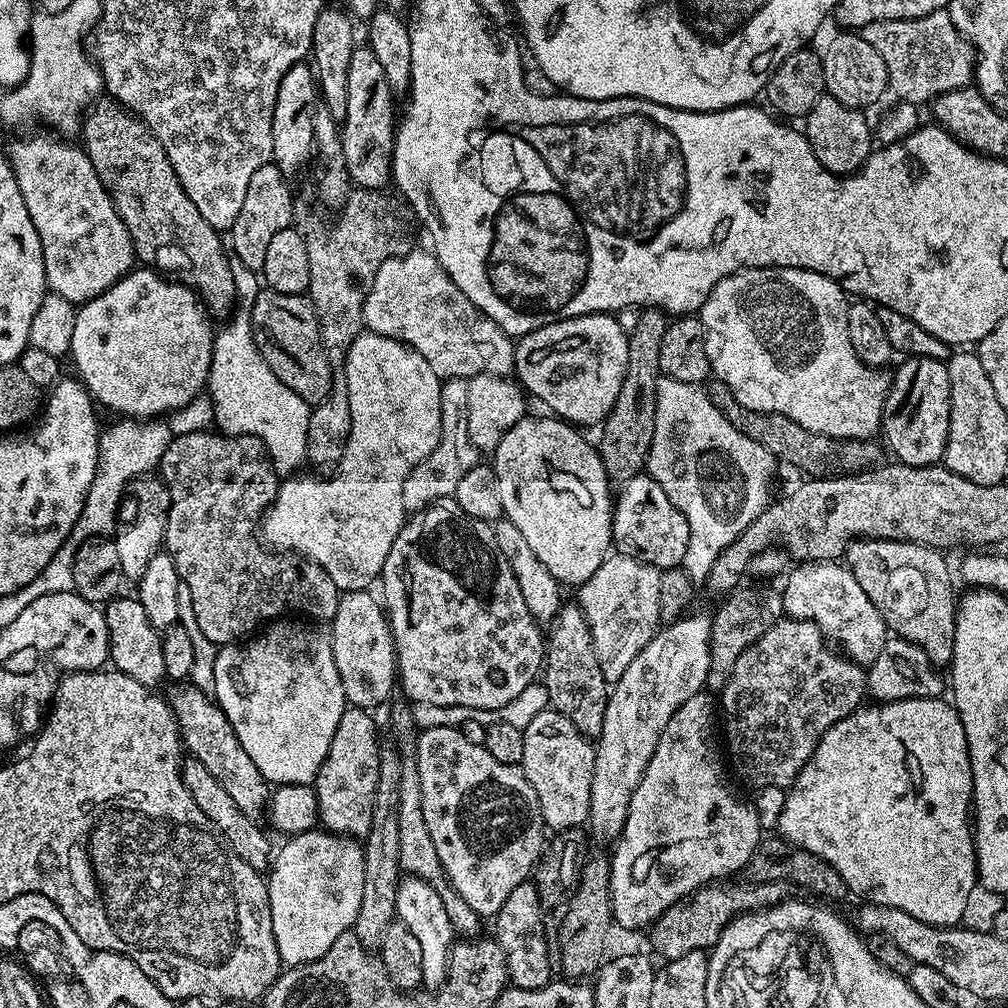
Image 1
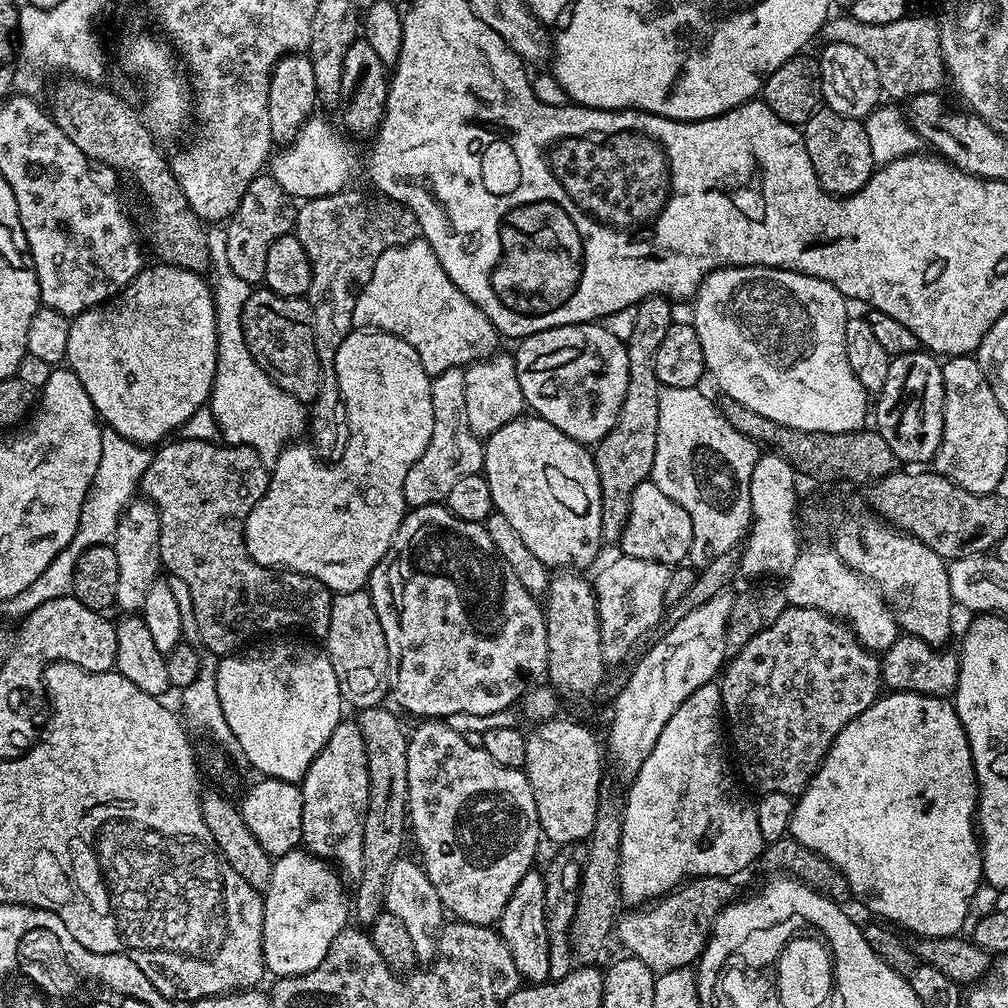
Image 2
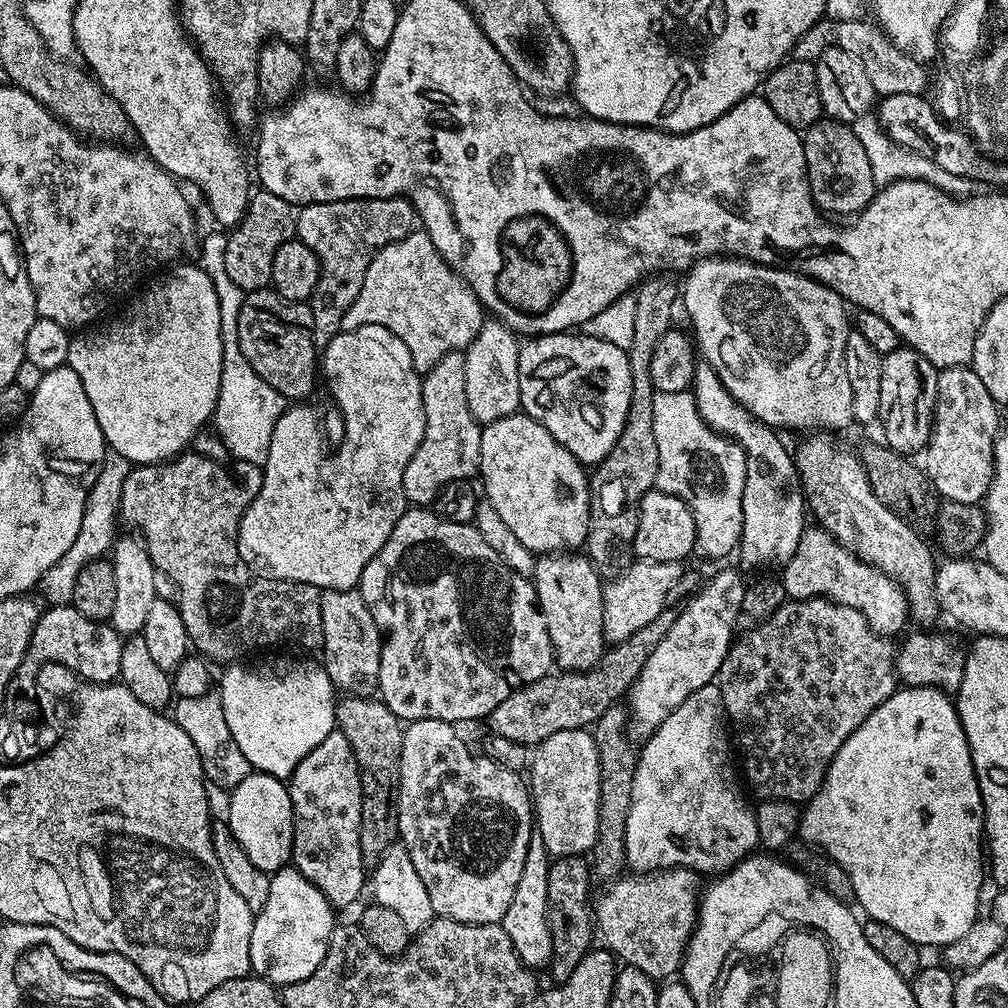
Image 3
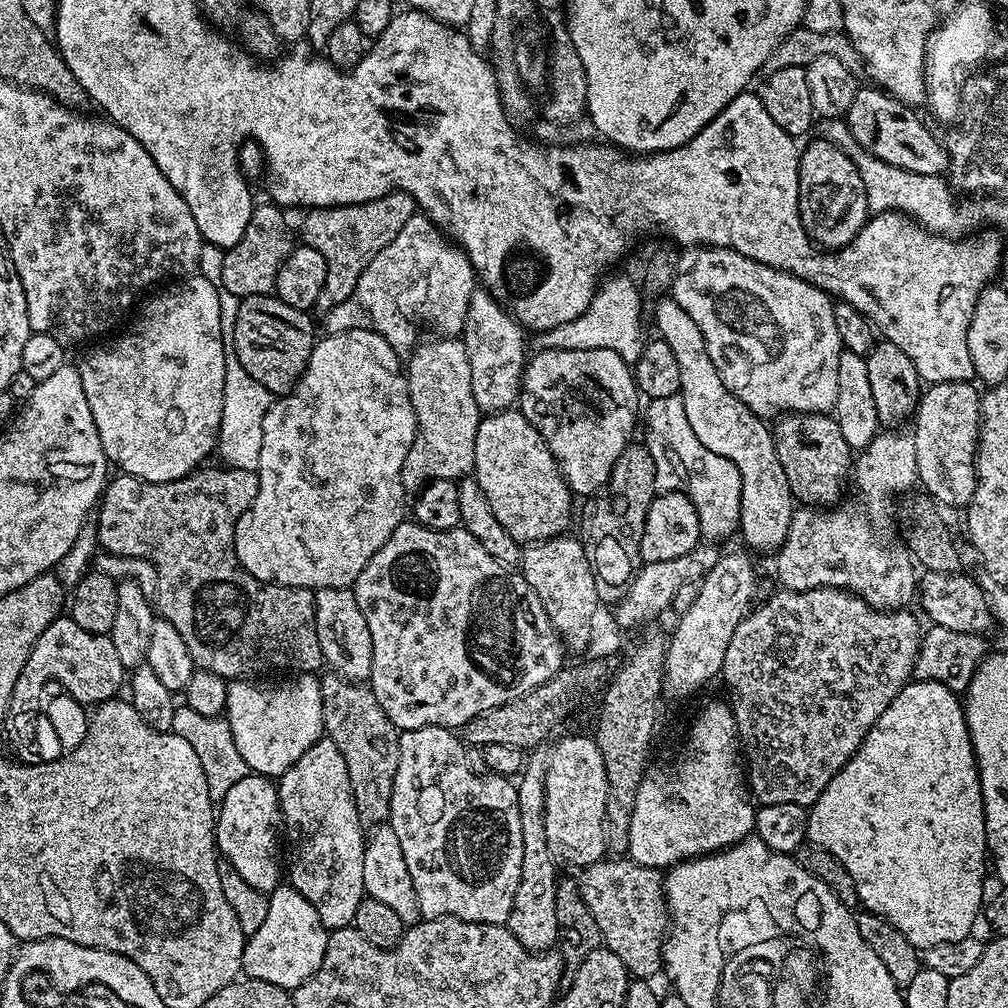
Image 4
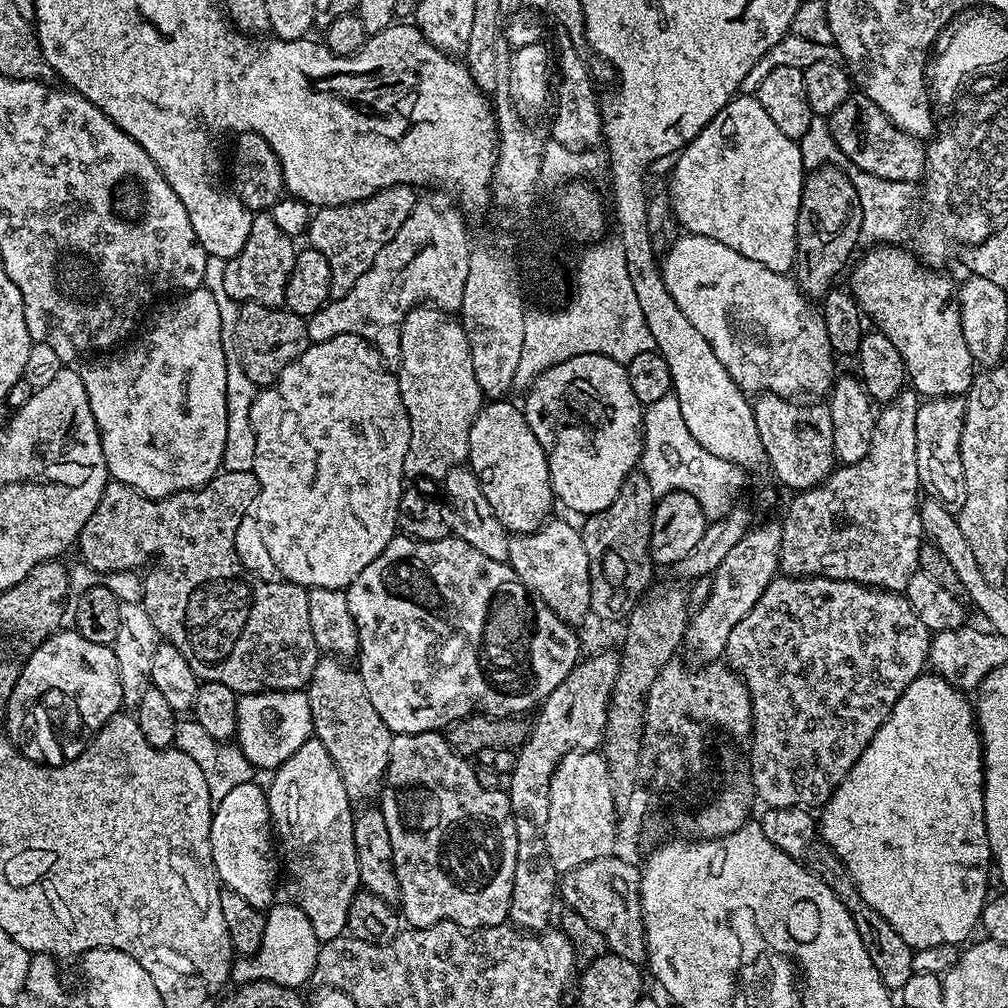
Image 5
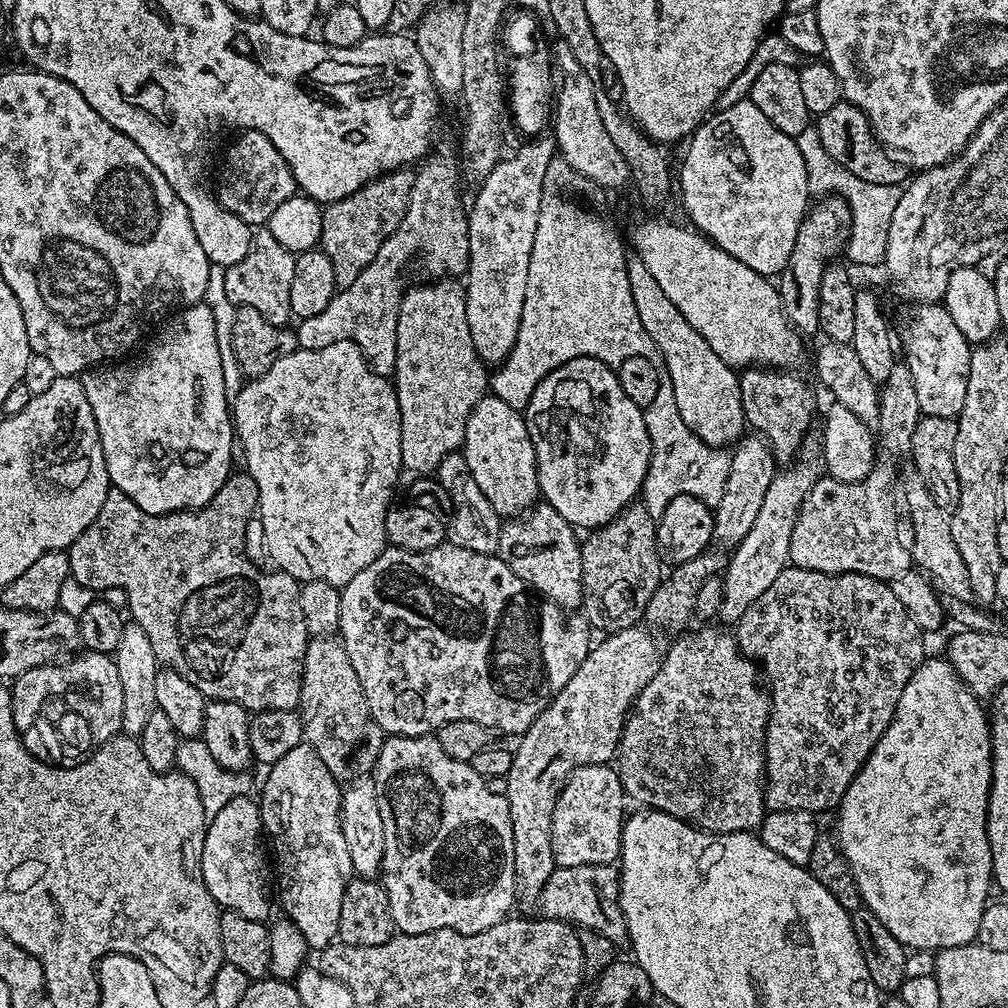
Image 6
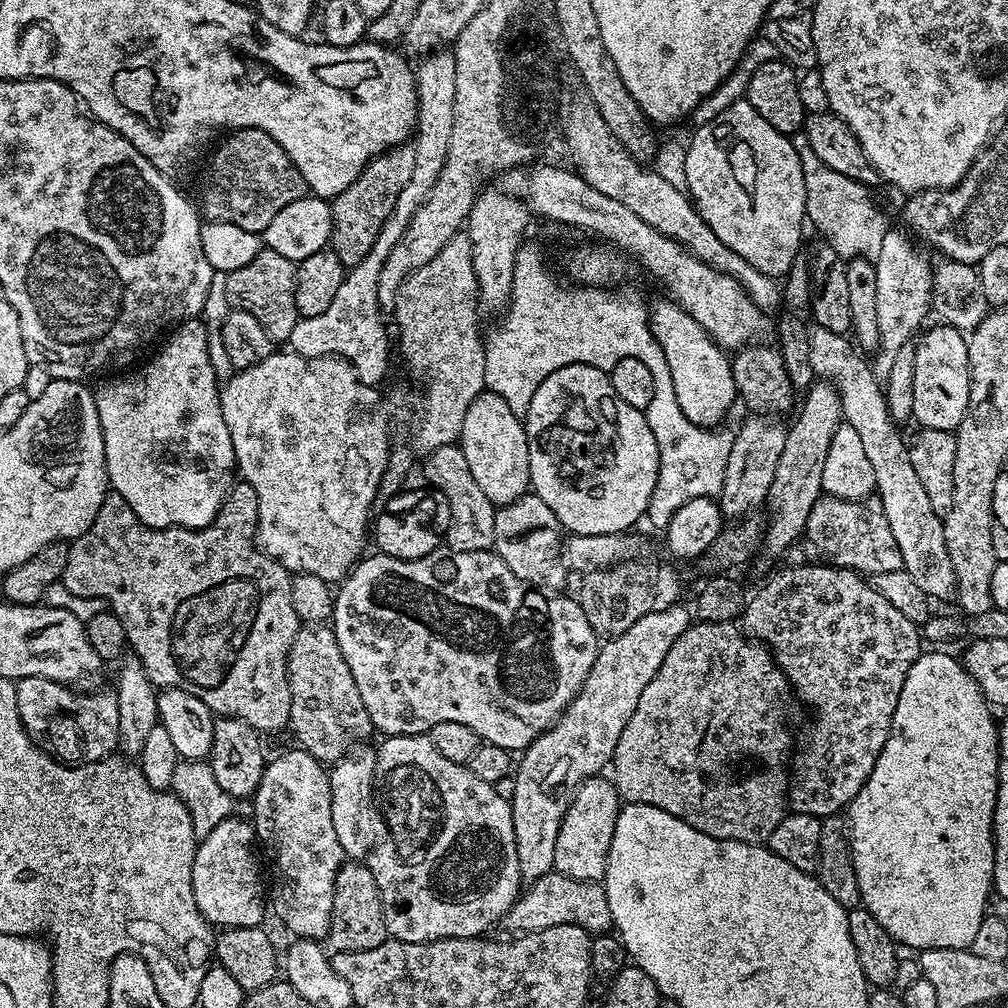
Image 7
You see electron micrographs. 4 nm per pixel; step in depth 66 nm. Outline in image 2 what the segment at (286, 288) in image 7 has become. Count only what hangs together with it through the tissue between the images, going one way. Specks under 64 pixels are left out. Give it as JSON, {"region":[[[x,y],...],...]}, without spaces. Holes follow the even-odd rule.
{"region":[[[270,174],[255,176],[248,184],[246,194],[242,194],[242,202],[238,202],[238,210],[226,224],[226,255],[230,257],[234,274],[238,274],[238,278],[245,280],[249,286],[259,285],[263,281],[270,246],[295,229],[296,209],[293,197],[288,196]]]}

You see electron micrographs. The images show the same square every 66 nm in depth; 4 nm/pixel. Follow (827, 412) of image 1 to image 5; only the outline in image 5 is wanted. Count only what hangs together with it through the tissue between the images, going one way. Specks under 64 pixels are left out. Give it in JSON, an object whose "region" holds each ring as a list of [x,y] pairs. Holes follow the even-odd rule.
{"region":[[[677,235],[667,245],[665,252],[668,253],[662,256],[662,271],[670,298],[678,302],[678,310],[686,314],[698,334],[710,342],[710,350],[714,350],[718,362],[726,366],[726,374],[730,374],[730,378],[744,393],[772,392],[776,396],[789,398],[820,398],[831,389],[837,375],[837,361],[830,346],[830,338],[826,336],[826,322],[819,307],[800,291],[794,279],[783,272],[770,270],[762,266],[762,262],[754,262],[738,254],[738,250],[730,250],[730,246],[722,246],[722,242],[705,236]]]}

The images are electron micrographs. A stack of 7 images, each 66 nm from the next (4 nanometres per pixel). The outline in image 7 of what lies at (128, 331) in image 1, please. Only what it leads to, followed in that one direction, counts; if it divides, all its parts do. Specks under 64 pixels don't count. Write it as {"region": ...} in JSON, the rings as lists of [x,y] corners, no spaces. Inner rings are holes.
{"region":[[[196,318],[185,320],[172,334],[173,336],[161,346],[160,353],[153,360],[146,361],[137,372],[128,372],[125,376],[112,376],[105,384],[95,385],[98,422],[104,435],[104,465],[108,471],[111,491],[126,498],[130,510],[134,510],[134,514],[138,514],[138,518],[146,526],[151,528],[205,528],[218,514],[218,510],[228,497],[228,489],[234,483],[232,472],[234,476],[237,471],[236,455],[234,446],[230,442],[230,430],[226,430],[226,418],[222,418],[221,385],[218,383],[216,371],[208,357],[208,333],[205,325]]]}

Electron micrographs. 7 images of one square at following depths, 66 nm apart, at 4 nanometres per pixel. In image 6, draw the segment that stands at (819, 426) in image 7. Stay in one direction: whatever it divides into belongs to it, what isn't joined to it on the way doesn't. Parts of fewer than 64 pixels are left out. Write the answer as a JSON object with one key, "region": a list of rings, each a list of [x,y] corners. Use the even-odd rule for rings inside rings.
{"region":[[[809,439],[801,445],[799,456],[791,464],[781,467],[776,477],[770,482],[770,490],[766,490],[766,498],[758,509],[758,518],[754,518],[754,526],[750,526],[750,534],[742,538],[740,544],[731,549],[728,567],[722,573],[724,593],[718,613],[725,625],[735,625],[737,620],[750,610],[754,598],[766,594],[774,578],[789,567],[790,534],[794,534],[794,522],[798,522],[798,514],[806,494],[816,485],[822,476],[822,444],[819,439]]]}

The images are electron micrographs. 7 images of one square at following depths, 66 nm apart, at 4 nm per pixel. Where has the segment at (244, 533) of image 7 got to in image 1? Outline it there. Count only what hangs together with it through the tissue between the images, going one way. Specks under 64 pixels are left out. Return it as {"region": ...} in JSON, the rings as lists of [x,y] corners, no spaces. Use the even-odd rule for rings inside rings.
{"region":[[[211,431],[184,432],[181,436],[180,433],[173,435],[172,440],[166,446],[166,454],[162,454],[158,465],[159,475],[163,479],[164,487],[168,489],[168,529],[164,531],[163,547],[170,554],[170,558],[174,558],[174,566],[180,575],[180,582],[190,586],[194,604],[194,617],[198,620],[199,629],[206,634],[210,642],[217,646],[223,646],[237,643],[238,638],[251,637],[261,626],[281,618],[307,618],[312,622],[320,622],[316,620],[332,621],[338,611],[342,593],[338,586],[334,586],[330,574],[326,574],[326,570],[322,570],[322,566],[313,564],[303,558],[296,559],[291,555],[281,554],[279,551],[269,550],[258,535],[260,522],[264,519],[264,513],[268,511],[273,498],[276,497],[281,482],[276,465],[268,457],[266,446],[256,436],[226,436],[219,431]]]}

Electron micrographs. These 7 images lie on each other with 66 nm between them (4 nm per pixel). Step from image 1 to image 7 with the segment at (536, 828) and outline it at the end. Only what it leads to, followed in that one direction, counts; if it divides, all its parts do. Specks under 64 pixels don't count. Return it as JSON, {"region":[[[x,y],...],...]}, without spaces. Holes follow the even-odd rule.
{"region":[[[427,735],[423,736],[389,736],[381,739],[376,748],[376,779],[374,796],[378,801],[381,816],[384,817],[386,835],[372,849],[366,863],[372,869],[374,882],[382,902],[382,914],[386,918],[386,930],[393,940],[402,942],[426,942],[427,940],[445,940],[446,938],[466,938],[467,936],[483,937],[492,923],[503,921],[510,906],[522,891],[522,881],[518,870],[518,850],[514,846],[514,822],[512,805],[505,797],[496,793],[495,787],[474,774],[463,764],[455,764],[435,749]]]}

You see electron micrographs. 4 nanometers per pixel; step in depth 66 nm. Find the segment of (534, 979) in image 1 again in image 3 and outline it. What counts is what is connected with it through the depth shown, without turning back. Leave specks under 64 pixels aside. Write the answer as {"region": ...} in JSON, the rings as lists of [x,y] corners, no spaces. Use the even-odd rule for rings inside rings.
{"region":[[[534,834],[530,838],[530,846],[526,850],[526,862],[522,862],[522,878],[518,878],[514,898],[510,898],[510,907],[506,909],[502,921],[506,930],[506,938],[510,938],[510,946],[514,946],[521,962],[533,970],[547,969],[552,963],[554,942],[548,921],[551,865],[552,860],[542,838],[538,834]]]}

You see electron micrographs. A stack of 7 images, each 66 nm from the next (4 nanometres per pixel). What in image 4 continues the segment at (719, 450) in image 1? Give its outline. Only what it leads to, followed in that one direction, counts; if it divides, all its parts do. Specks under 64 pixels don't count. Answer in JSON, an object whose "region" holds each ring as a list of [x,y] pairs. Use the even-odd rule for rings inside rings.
{"region":[[[679,394],[670,398],[658,398],[647,405],[648,408],[648,453],[654,458],[656,467],[656,487],[660,492],[681,492],[694,502],[698,510],[700,535],[708,542],[721,542],[732,531],[741,527],[740,495],[742,482],[738,466],[714,450],[706,450],[698,442],[690,422],[686,418],[686,406]]]}

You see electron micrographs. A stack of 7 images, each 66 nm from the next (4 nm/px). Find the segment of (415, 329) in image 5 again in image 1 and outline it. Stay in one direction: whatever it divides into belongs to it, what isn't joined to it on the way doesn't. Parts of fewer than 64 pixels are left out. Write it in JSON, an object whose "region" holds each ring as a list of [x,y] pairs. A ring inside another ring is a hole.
{"region":[[[445,380],[440,386],[440,405],[442,406],[442,430],[438,446],[410,470],[406,486],[402,486],[402,502],[408,514],[420,512],[426,506],[438,502],[438,498],[453,495],[459,480],[478,462],[477,448],[470,440],[467,429],[467,388],[466,380]]]}

